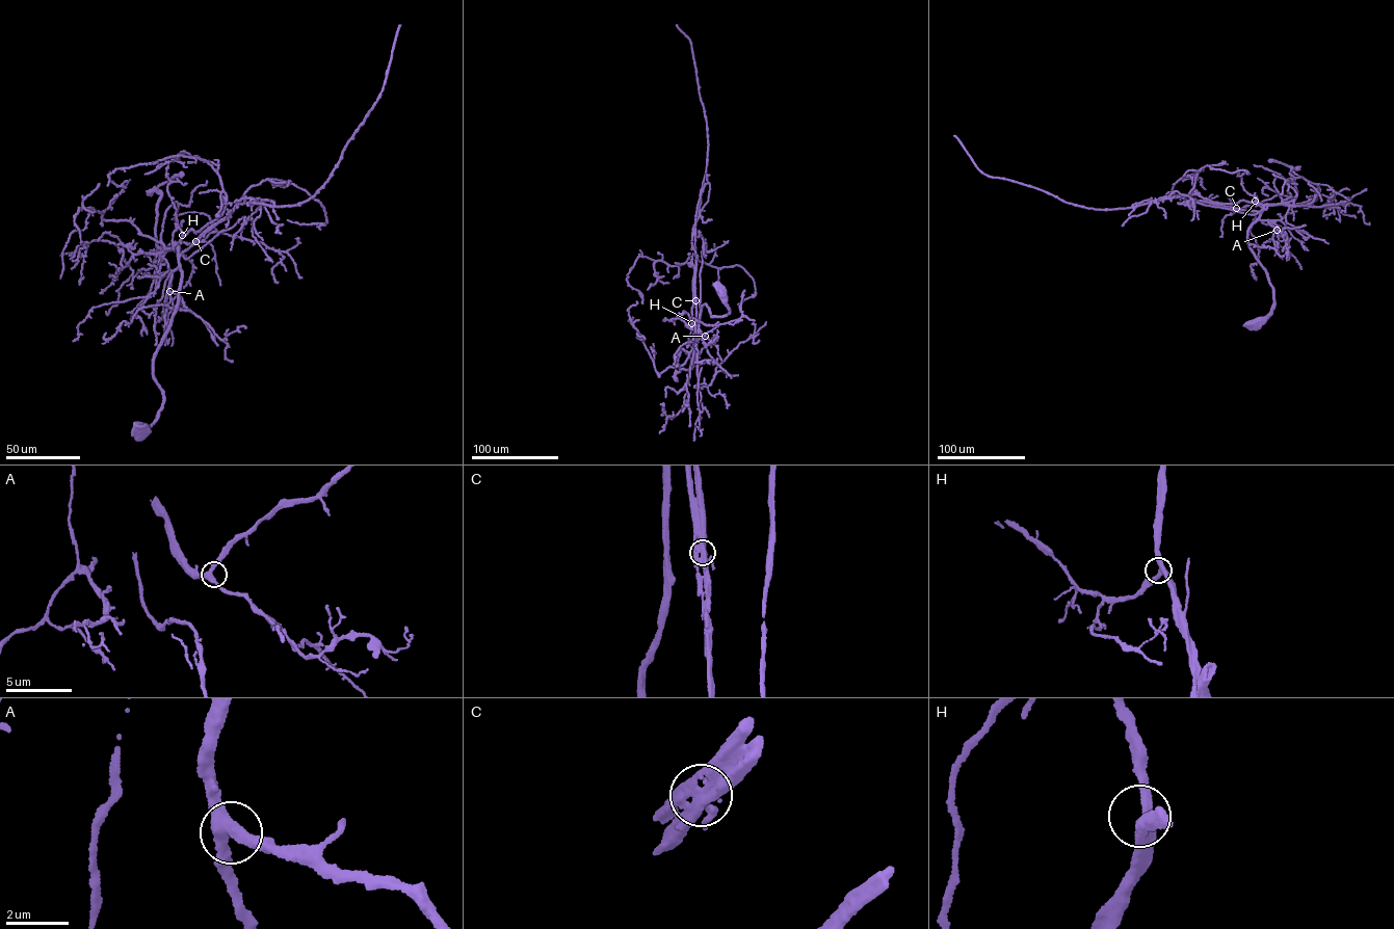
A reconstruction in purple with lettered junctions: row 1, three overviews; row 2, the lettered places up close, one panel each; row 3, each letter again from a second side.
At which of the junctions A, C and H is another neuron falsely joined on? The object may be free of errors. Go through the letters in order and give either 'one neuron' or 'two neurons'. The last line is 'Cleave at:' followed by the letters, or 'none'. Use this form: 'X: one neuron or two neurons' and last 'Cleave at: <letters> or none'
A: one neuron
C: two neurons
H: one neuron
Cleave at: C

